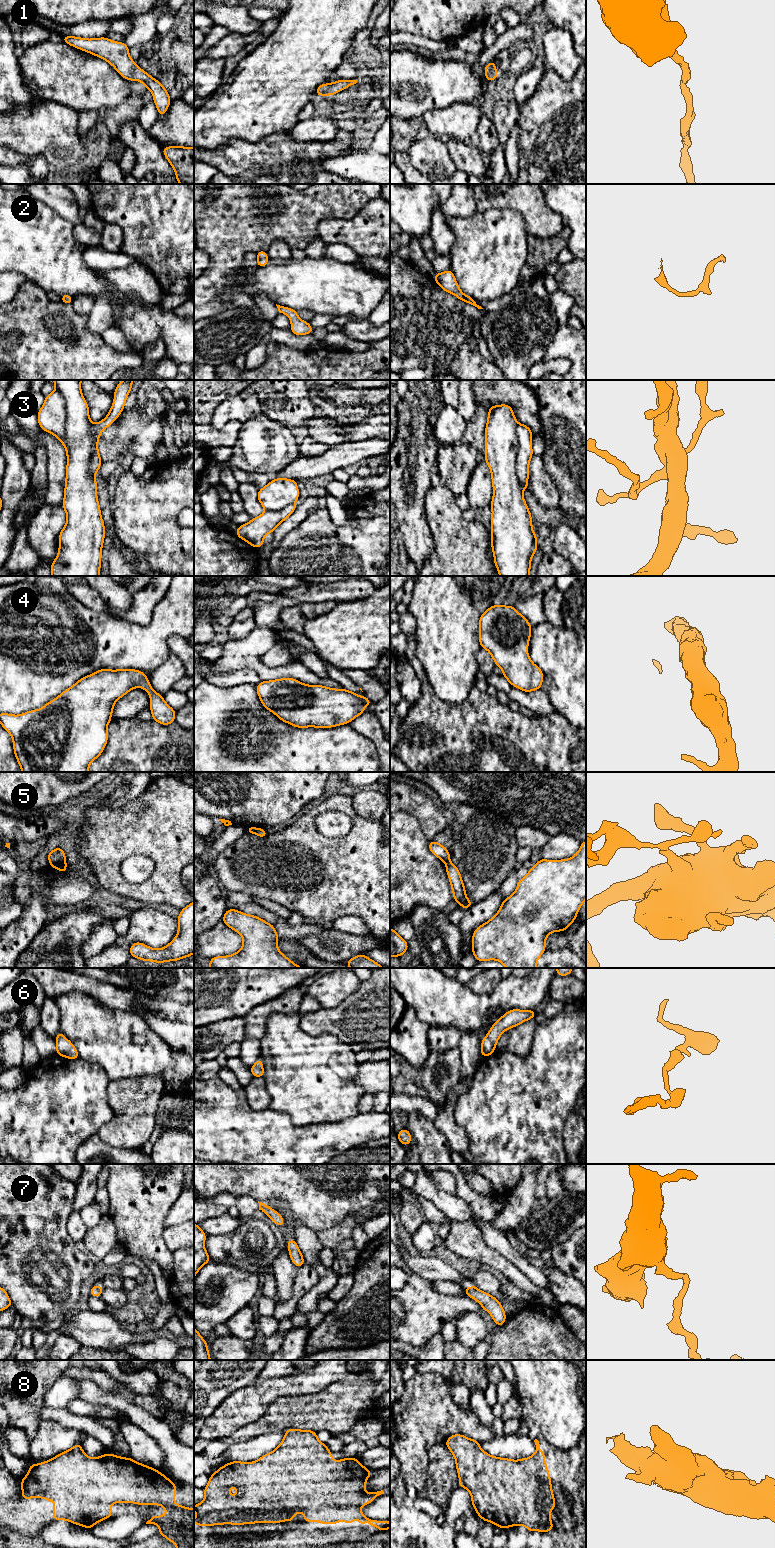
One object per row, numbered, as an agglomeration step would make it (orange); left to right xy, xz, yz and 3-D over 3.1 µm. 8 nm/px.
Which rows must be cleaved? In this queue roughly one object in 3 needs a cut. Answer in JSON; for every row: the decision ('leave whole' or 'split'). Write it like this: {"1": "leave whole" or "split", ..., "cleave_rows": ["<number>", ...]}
{"1": "leave whole", "2": "leave whole", "3": "split", "4": "leave whole", "5": "split", "6": "leave whole", "7": "leave whole", "8": "leave whole", "cleave_rows": ["3", "5"]}

